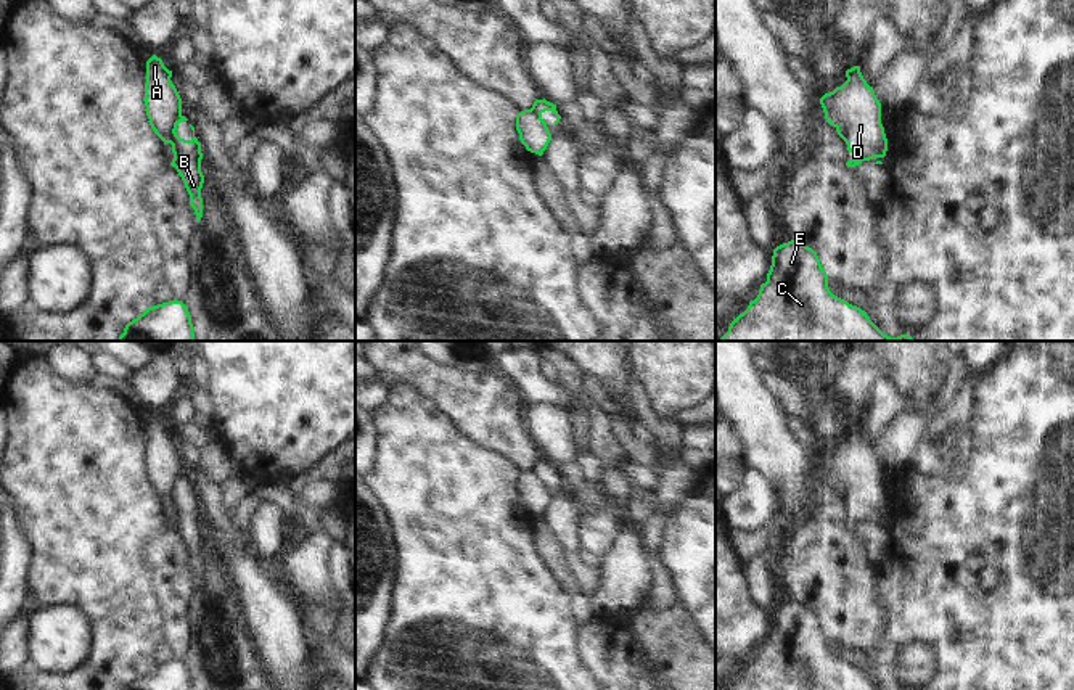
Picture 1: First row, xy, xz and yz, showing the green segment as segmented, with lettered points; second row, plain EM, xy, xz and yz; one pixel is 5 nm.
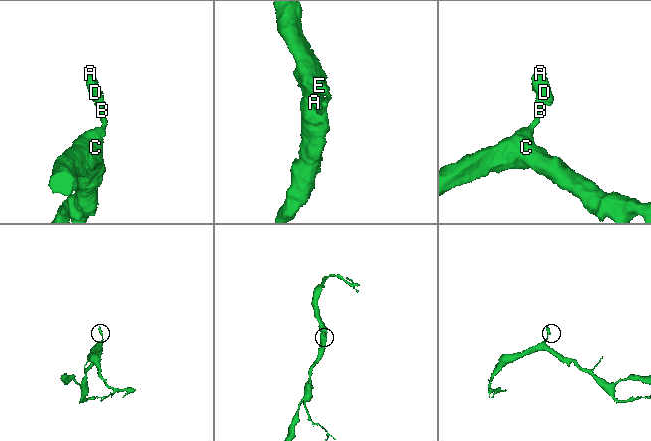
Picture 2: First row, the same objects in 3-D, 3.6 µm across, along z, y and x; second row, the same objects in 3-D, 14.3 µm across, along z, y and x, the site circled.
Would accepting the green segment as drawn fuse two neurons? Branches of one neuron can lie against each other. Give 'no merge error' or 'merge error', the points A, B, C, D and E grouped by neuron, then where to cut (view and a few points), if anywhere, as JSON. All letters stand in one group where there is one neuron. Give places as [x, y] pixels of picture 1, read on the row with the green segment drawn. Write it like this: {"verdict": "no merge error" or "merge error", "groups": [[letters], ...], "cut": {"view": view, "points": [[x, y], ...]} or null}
{"verdict": "merge error", "groups": [["A", "D"], ["B", "C", "E"]], "cut": {"view": "xy", "points": [[180, 114], [172, 124], [171, 143]]}}

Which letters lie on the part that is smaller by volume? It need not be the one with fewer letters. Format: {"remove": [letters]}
{"remove": ["A", "D"]}

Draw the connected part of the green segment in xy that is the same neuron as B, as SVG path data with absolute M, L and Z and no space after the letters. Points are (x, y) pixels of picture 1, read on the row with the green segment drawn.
M178 116L170 129L172 140L172 153L175 159L175 169L182 177L185 188L190 195L190 206L195 209L196 222L203 217L203 198L201 188L204 183L204 175L201 172L201 143L195 137L195 127L190 124L193 130L193 138L185 140L177 135L177 125L183 121L188 121L185 116Z

